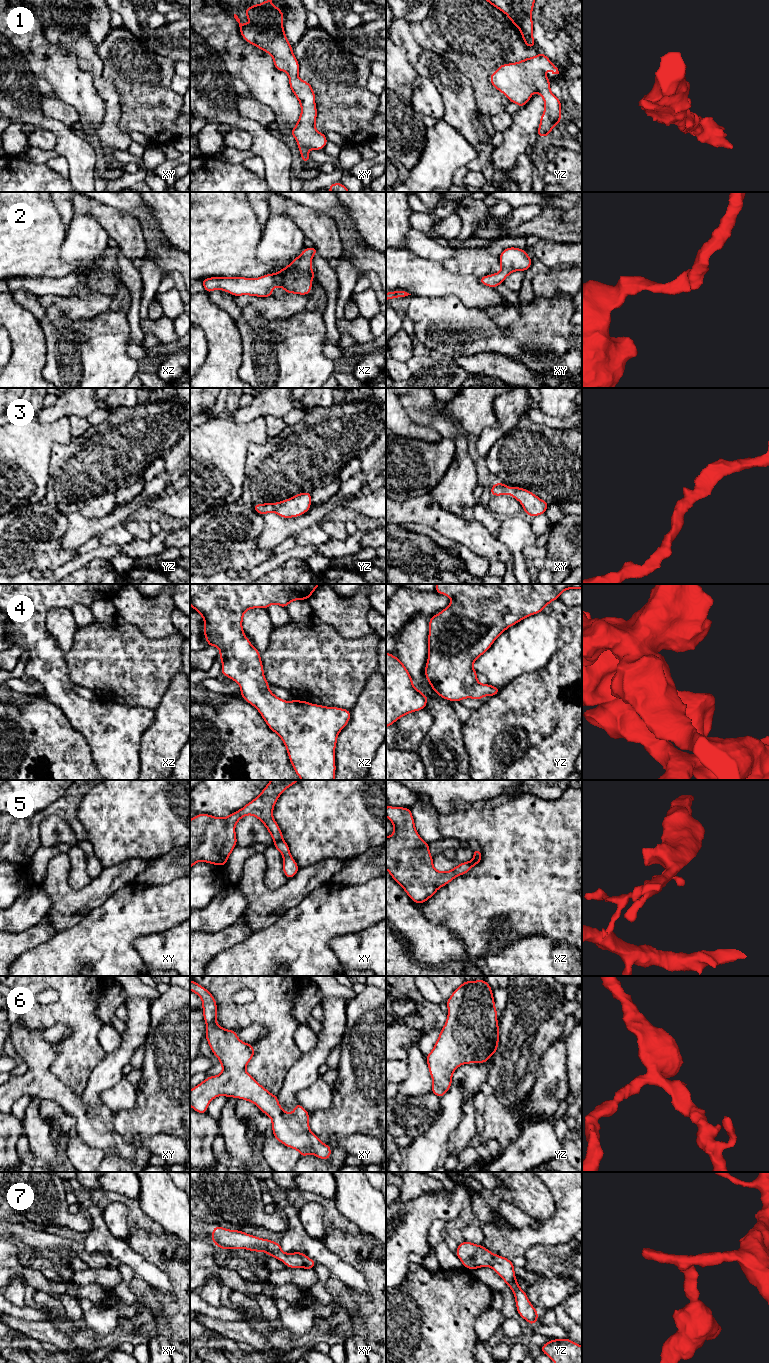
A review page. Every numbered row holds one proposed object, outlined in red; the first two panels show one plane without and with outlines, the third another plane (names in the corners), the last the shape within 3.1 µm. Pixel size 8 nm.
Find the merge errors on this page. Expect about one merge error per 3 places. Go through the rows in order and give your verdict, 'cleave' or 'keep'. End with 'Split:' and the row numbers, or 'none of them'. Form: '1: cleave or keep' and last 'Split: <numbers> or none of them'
1: keep
2: keep
3: keep
4: keep
5: cleave
6: keep
7: keep
Split: 5

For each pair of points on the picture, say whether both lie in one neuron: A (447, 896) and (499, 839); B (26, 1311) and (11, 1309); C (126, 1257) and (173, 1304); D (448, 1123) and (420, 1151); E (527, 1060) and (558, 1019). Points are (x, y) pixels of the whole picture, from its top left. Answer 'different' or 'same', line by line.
A: same
B: same
C: different
D: same
E: same

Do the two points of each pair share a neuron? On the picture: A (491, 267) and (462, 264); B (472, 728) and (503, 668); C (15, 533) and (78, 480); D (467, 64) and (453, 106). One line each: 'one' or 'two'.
A: one
B: two
C: two
D: two

